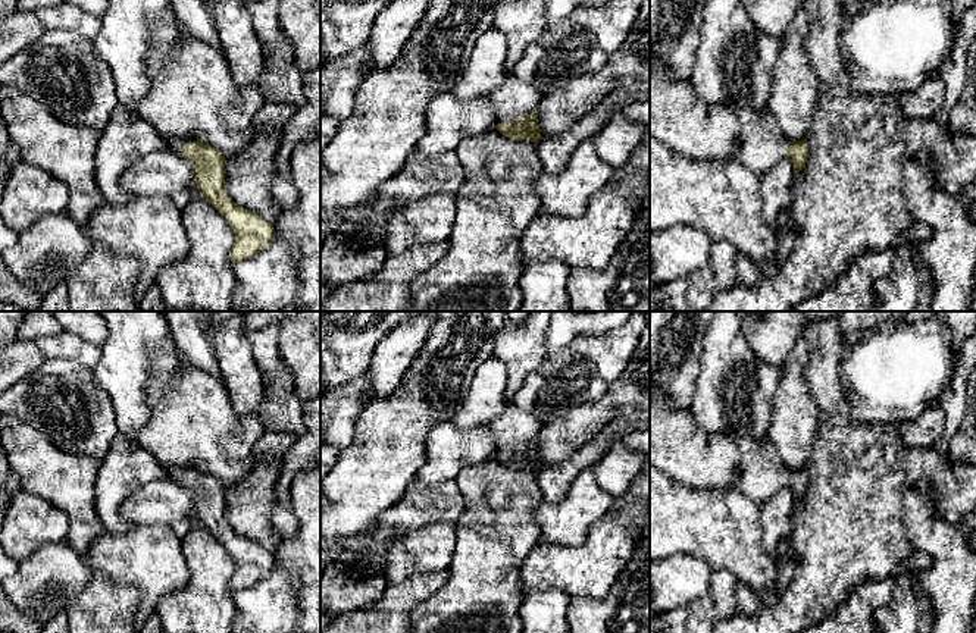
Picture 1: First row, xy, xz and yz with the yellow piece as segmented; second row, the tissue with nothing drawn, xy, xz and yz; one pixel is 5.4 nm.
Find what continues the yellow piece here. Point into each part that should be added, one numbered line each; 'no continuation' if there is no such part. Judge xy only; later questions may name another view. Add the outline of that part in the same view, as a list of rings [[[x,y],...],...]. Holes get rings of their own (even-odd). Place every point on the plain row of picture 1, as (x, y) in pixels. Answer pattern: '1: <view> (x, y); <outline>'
1: xy (175, 473); [[[168,466],[165,469],[166,469],[166,473],[168,473],[168,477],[178,485],[181,485],[181,479],[185,473],[195,470],[195,469],[191,469],[191,467],[181,467],[181,466]]]

